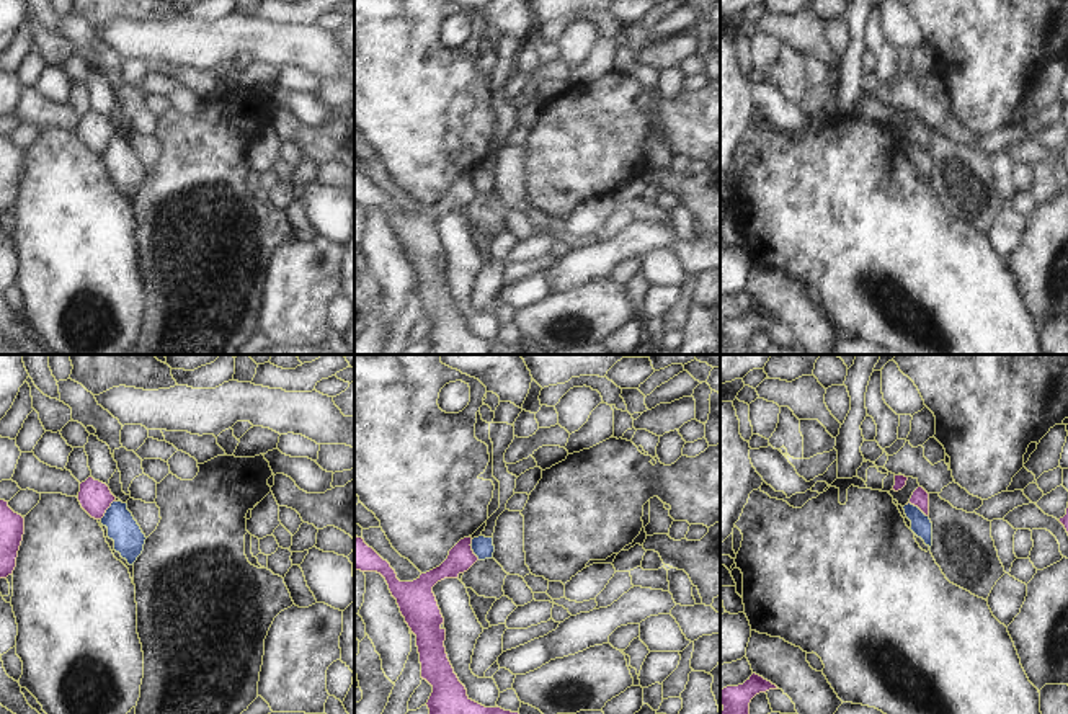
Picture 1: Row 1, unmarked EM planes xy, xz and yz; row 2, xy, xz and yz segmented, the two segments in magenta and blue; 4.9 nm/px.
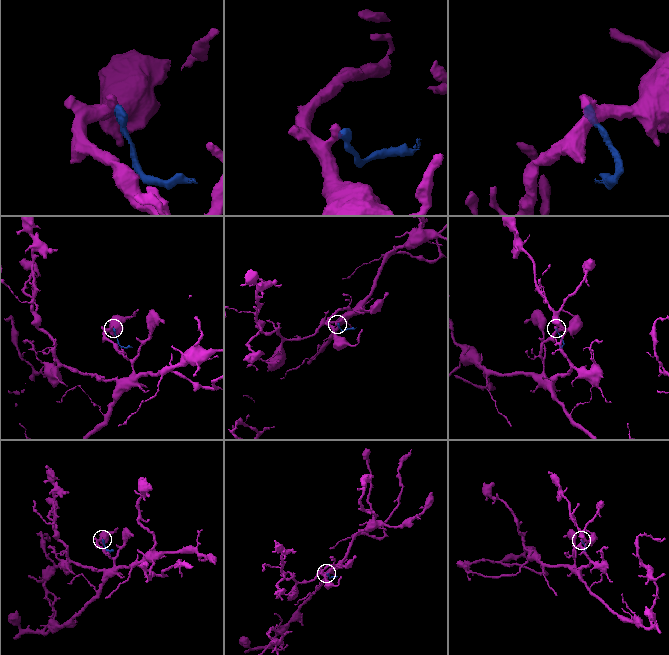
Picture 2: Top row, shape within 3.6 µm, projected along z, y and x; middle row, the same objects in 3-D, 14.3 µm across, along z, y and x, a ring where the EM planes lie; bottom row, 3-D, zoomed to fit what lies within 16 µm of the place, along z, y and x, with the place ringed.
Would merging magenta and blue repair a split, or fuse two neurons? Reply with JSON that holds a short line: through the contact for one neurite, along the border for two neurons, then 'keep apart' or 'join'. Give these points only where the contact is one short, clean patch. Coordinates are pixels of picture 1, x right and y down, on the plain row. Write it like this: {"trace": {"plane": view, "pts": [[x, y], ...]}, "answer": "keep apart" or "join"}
{"trace": {"plane": "yz", "pts": [[907, 138], [916, 139], [928, 151]]}, "answer": "keep apart"}

